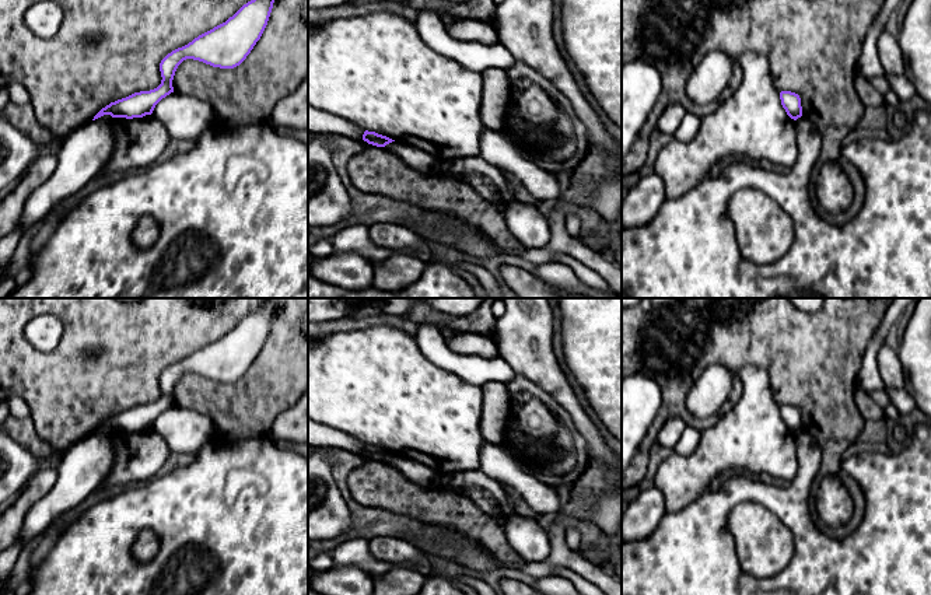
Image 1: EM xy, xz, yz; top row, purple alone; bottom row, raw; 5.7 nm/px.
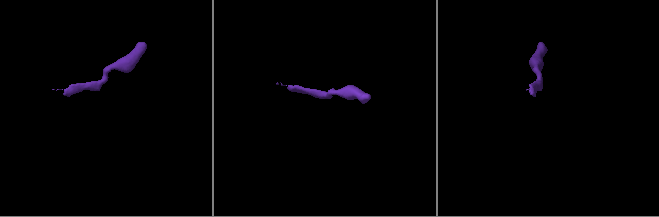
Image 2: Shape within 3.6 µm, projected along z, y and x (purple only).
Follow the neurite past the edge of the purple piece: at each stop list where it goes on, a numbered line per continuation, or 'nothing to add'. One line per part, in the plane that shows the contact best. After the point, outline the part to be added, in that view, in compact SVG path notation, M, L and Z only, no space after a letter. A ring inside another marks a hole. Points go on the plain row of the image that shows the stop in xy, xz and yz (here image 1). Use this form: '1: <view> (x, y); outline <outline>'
1: xz (319, 436); outline M308 419L308 447L309 448L333 448L349 452L363 452L364 442L340 430L319 424Z

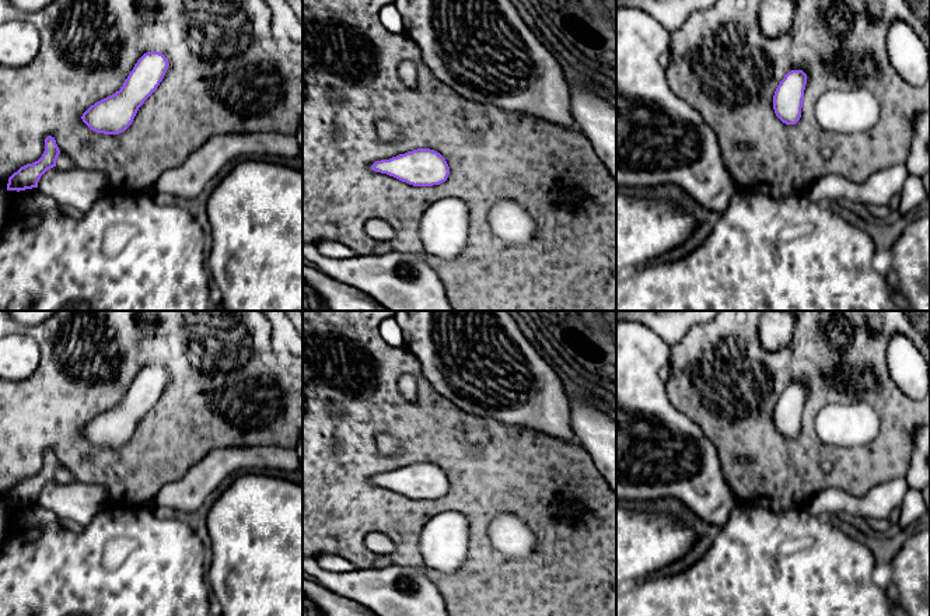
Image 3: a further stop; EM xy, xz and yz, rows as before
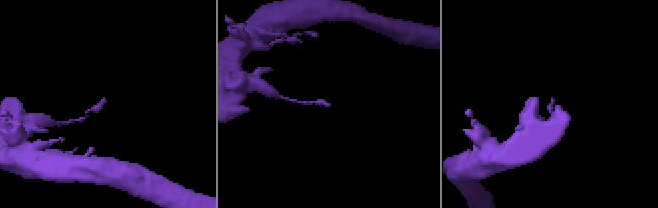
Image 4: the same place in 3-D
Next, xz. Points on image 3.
nothing to add

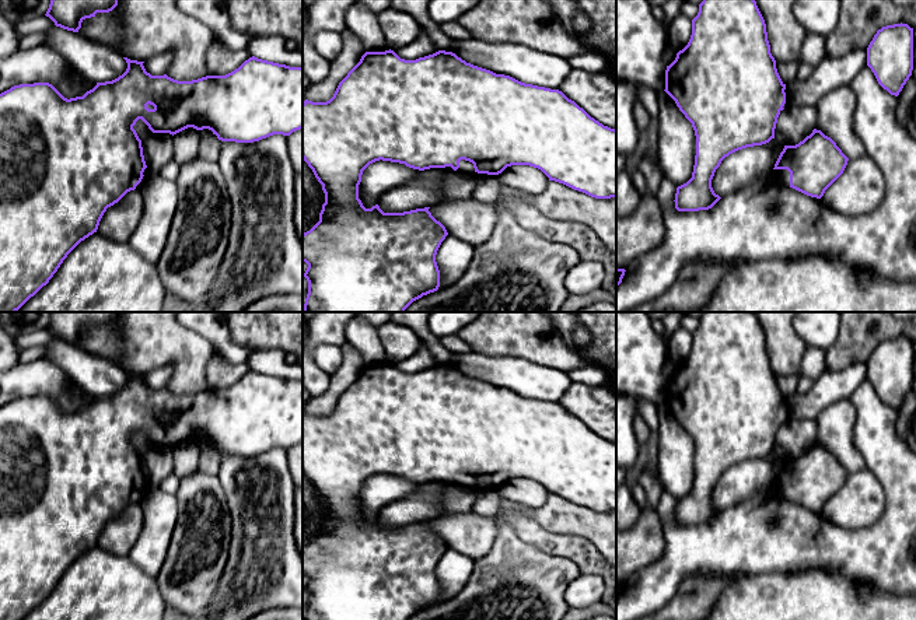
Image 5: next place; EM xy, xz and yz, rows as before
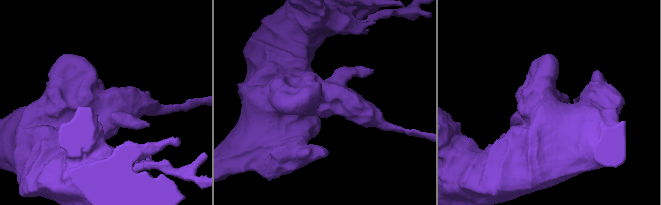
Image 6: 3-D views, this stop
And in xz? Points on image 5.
1: xz (465, 480); outline M465 473L459 474L459 481L457 486L464 487L464 488L471 488L471 490L487 490L487 487L478 487L473 481L473 477Z

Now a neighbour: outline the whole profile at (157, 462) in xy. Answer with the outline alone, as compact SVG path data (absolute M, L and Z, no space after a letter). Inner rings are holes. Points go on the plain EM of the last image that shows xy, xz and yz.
M151 446L141 453L141 460L150 490L158 488L160 483L174 470L172 448L169 446Z

